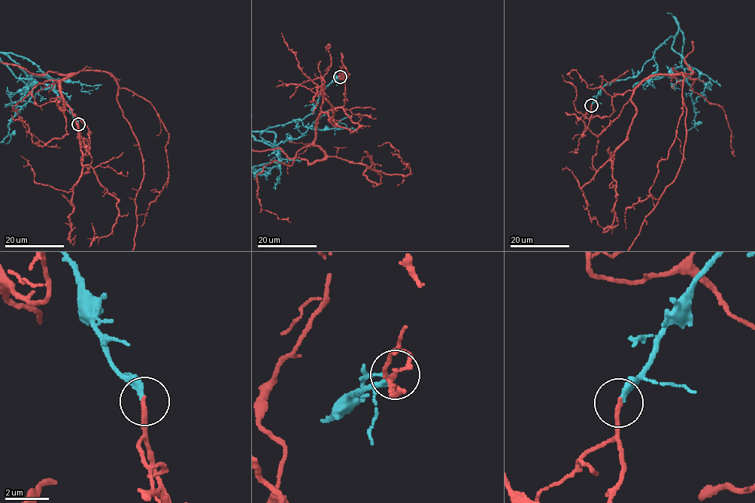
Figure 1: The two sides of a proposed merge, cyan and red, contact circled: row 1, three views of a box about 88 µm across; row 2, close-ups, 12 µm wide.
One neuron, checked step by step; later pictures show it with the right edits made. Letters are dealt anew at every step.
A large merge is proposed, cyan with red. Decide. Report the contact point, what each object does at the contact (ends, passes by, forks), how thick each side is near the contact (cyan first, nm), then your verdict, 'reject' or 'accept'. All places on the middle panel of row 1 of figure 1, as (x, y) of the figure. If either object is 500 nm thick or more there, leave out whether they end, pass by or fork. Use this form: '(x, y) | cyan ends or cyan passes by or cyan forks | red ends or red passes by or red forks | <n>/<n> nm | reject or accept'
(340, 77) | cyan ends | red ends | 280/200 nm | reject

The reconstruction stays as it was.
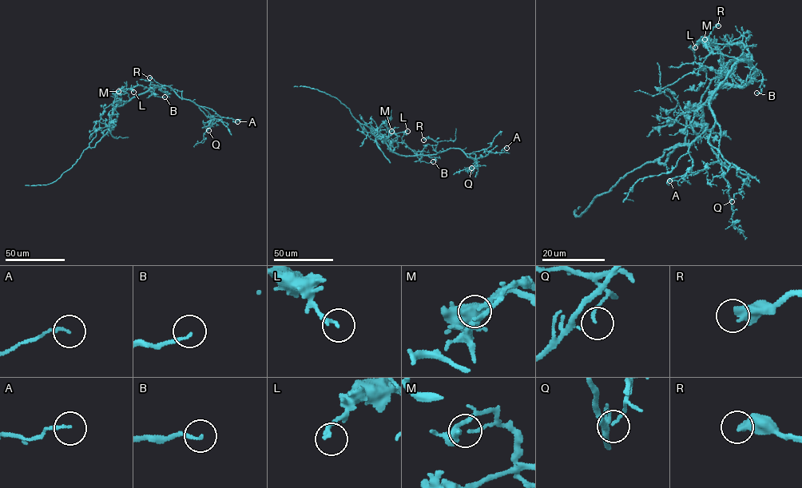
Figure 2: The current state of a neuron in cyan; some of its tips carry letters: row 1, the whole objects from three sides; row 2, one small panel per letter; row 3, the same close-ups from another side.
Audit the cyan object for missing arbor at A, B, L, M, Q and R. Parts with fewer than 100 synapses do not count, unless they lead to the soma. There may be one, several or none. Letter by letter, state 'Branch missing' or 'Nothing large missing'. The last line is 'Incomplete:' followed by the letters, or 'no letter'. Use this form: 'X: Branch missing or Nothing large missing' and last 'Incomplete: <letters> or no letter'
A: Nothing large missing
B: Nothing large missing
L: Nothing large missing
M: Nothing large missing
Q: Nothing large missing
R: Nothing large missing
Incomplete: no letter

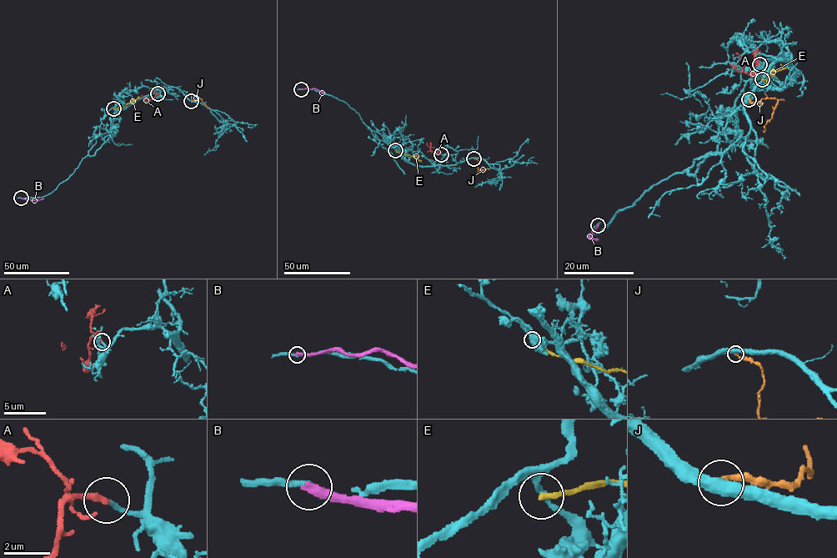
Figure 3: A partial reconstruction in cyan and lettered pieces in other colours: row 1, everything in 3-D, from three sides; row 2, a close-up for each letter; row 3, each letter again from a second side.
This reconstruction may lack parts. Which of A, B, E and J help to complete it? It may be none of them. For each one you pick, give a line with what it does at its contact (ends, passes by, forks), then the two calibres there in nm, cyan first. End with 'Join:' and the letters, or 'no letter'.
A: It ends there. Thickness 200 nm (cyan) against 260 nm
Join: A

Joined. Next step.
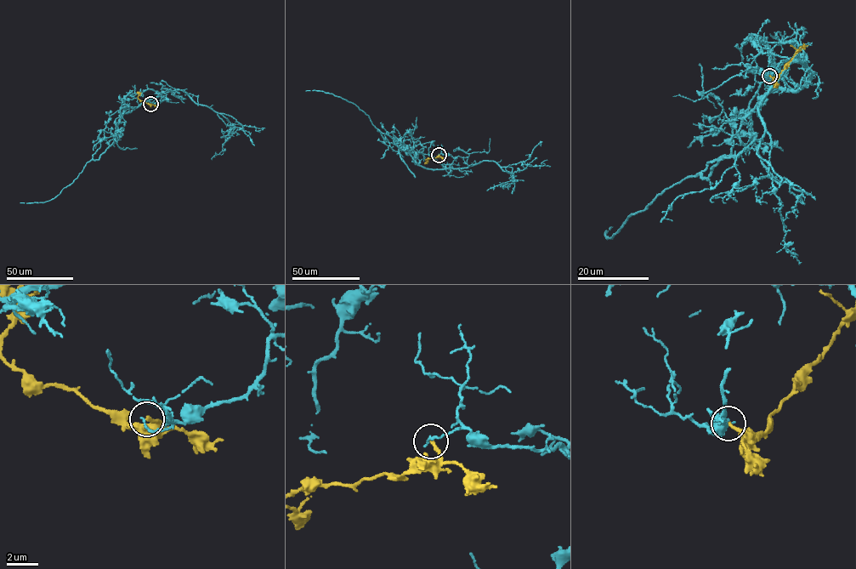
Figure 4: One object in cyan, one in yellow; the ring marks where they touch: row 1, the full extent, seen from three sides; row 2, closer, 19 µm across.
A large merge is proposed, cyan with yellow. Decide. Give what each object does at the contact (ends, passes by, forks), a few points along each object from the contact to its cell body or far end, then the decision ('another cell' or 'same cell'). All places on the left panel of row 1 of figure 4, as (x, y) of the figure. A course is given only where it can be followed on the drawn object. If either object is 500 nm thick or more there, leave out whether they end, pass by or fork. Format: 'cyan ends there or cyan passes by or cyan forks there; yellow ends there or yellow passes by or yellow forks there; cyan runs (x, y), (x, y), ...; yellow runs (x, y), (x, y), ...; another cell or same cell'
cyan ends there; yellow ends there; cyan runs (150, 104), (166, 93), (125, 112), (110, 145), (54, 198), (19, 202); yellow runs (150, 104), (139, 100), (139, 93), (137, 92); another cell

